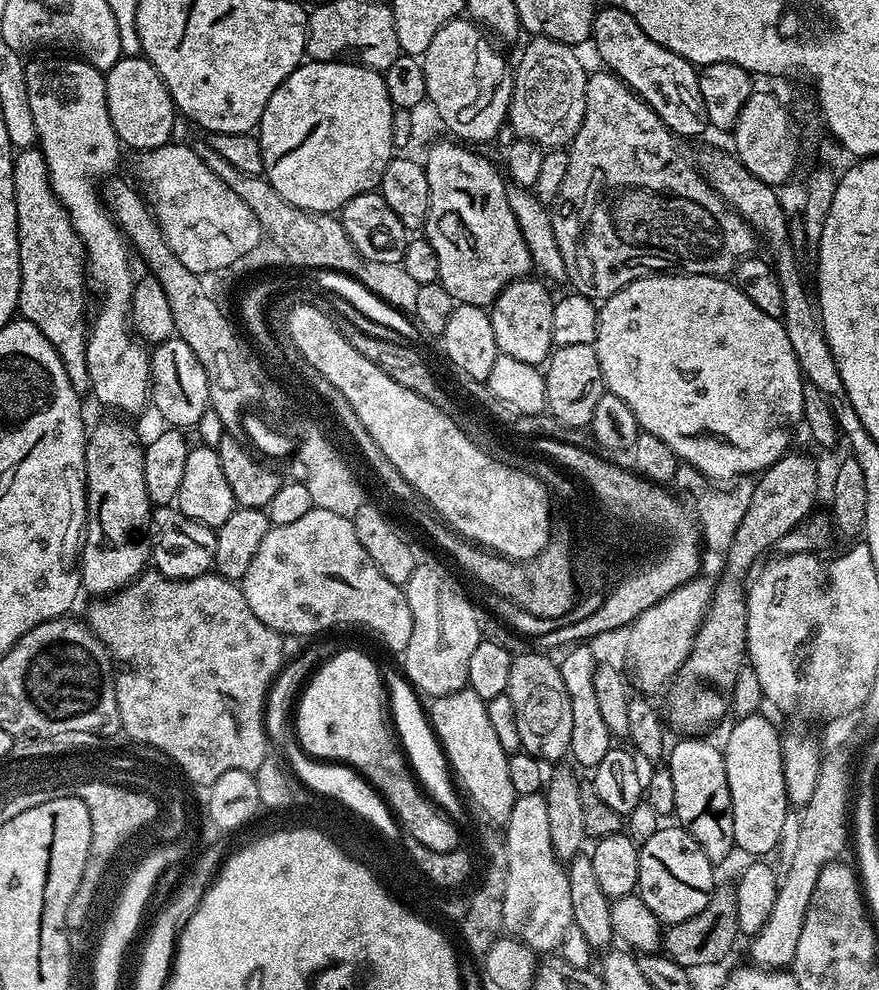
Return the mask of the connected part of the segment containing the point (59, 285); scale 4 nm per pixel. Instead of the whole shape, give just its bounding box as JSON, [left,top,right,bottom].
[12,146,92,393]

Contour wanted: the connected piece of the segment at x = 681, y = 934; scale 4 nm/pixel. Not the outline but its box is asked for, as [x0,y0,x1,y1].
[662,886,740,970]

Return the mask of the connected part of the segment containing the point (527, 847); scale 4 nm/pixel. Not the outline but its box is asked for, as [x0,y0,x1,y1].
[502,792,574,954]

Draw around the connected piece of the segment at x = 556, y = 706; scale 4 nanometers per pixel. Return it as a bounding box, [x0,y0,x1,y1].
[506,651,574,762]

